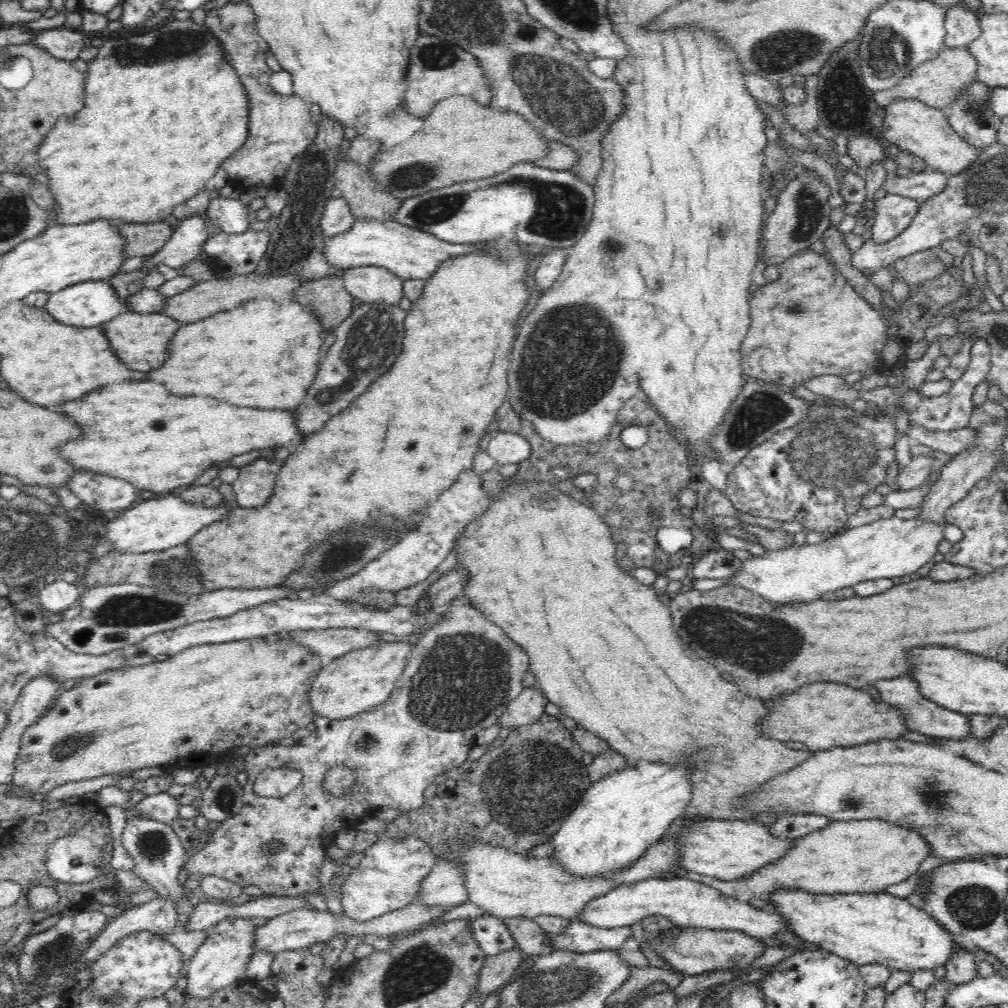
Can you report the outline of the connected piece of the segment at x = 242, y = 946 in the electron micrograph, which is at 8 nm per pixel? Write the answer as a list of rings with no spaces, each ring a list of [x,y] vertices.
[[[228,917],[214,926],[191,958],[187,975],[180,985],[183,996],[210,998],[217,990],[244,979],[246,965],[256,953],[253,949],[255,928],[252,921],[238,917]]]

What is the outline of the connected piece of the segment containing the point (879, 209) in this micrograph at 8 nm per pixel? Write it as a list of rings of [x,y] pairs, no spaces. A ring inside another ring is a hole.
[[[888,193],[875,203],[876,217],[869,223],[871,239],[880,244],[896,238],[912,223],[921,204],[918,201]]]

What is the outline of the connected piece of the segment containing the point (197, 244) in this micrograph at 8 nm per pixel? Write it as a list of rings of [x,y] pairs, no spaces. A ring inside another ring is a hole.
[[[198,214],[188,216],[175,227],[173,235],[166,244],[149,256],[142,269],[170,266],[178,270],[181,275],[186,265],[201,253],[207,238],[208,232],[203,219]]]

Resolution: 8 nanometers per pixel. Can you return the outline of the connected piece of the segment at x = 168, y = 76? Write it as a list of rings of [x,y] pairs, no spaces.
[[[208,36],[206,42],[194,50],[192,54],[184,54],[178,58],[168,58],[162,64],[140,64],[140,66],[120,66],[114,56],[114,42],[103,42],[98,54],[89,63],[87,70],[87,82],[85,84],[84,106],[74,115],[73,119],[61,116],[60,120],[48,131],[48,136],[42,140],[39,147],[40,169],[46,171],[47,187],[52,196],[56,196],[56,212],[48,212],[50,224],[80,224],[96,220],[108,220],[111,224],[120,225],[122,222],[154,223],[165,221],[173,214],[174,208],[197,196],[200,190],[207,188],[207,184],[217,170],[222,166],[226,158],[234,156],[238,152],[249,134],[249,96],[238,78],[238,73],[227,60],[227,56],[221,49],[218,39]]]

